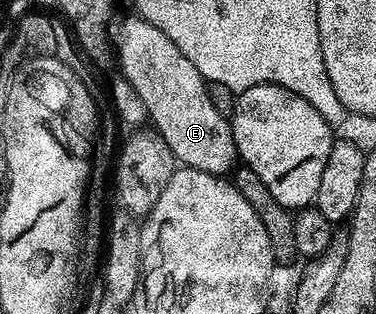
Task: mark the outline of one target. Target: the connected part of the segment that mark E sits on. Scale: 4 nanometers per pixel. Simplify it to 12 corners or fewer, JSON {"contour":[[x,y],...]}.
{"contour":[[138,17],[122,78],[182,166],[220,177],[239,150],[197,65]]}

